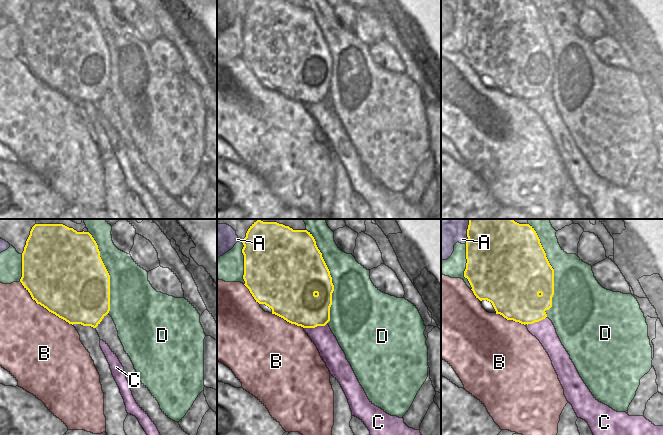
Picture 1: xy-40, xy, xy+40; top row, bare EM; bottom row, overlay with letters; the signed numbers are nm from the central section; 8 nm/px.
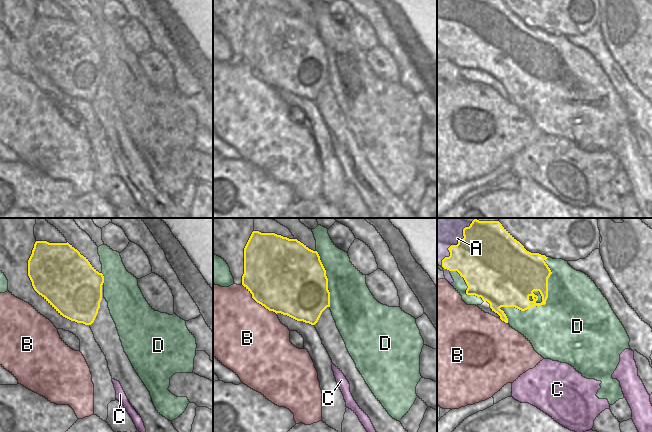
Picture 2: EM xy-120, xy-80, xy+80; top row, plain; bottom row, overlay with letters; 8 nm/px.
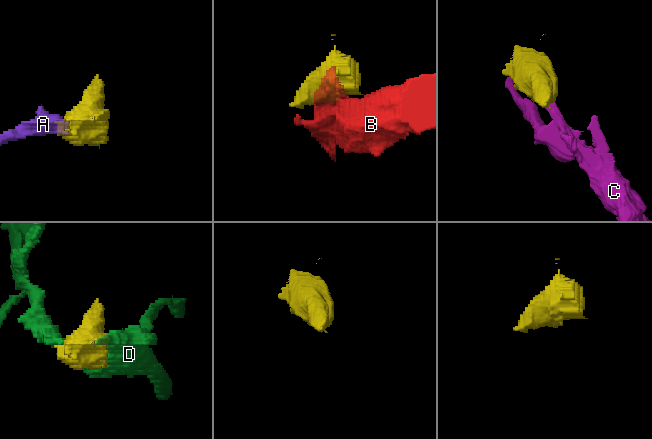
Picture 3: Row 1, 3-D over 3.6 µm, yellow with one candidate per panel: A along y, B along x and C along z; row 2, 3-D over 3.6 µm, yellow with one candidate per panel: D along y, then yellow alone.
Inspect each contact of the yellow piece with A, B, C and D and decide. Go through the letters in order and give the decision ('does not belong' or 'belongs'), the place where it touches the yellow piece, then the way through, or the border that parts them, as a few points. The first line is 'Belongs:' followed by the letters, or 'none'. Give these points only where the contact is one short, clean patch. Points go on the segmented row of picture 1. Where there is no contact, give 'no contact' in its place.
Belongs: none
A: does not belong; meets yellow in xy+40 at (467, 231)
B: does not belong; meets yellow in xy-40 at (44, 307)
C: does not belong; meets yellow in xy at (315, 326); border along xy (327, 322), (321, 326), (304, 328)
D: does not belong; meets yellow in xy+40 at (553, 270)

